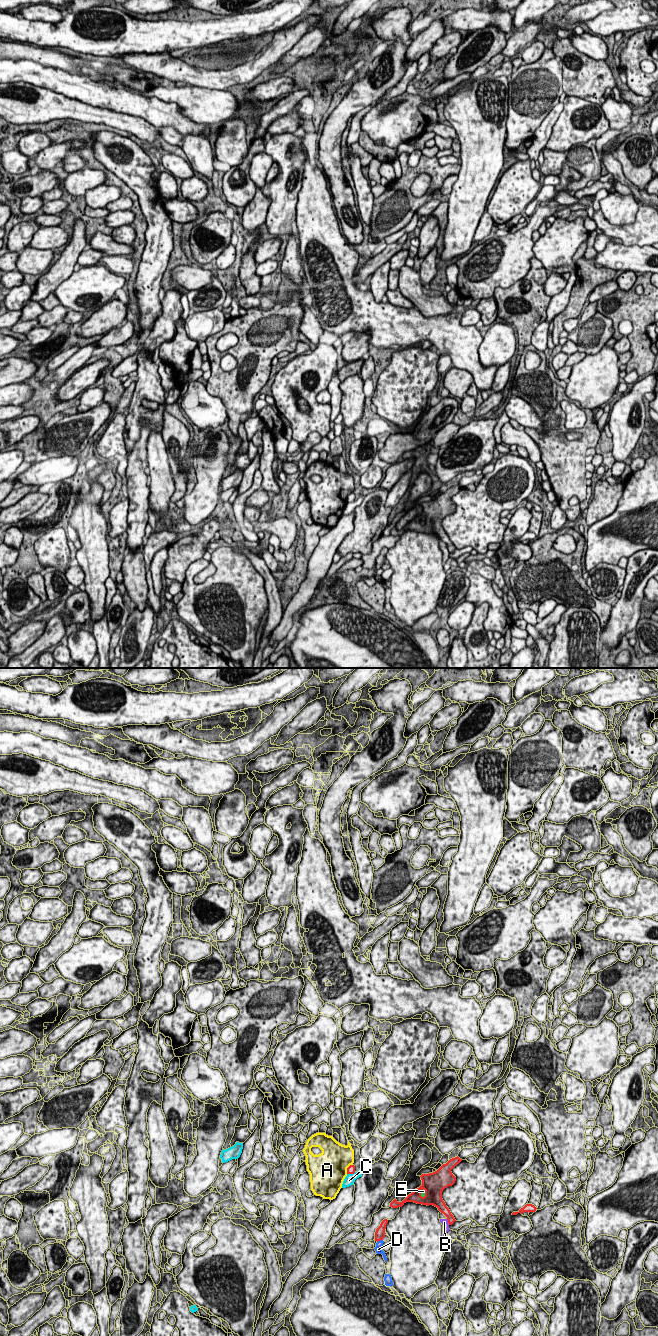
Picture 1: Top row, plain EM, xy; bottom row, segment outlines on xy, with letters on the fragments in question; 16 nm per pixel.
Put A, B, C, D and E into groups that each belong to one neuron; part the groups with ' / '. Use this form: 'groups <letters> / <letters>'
groups A / B / C / D / E

